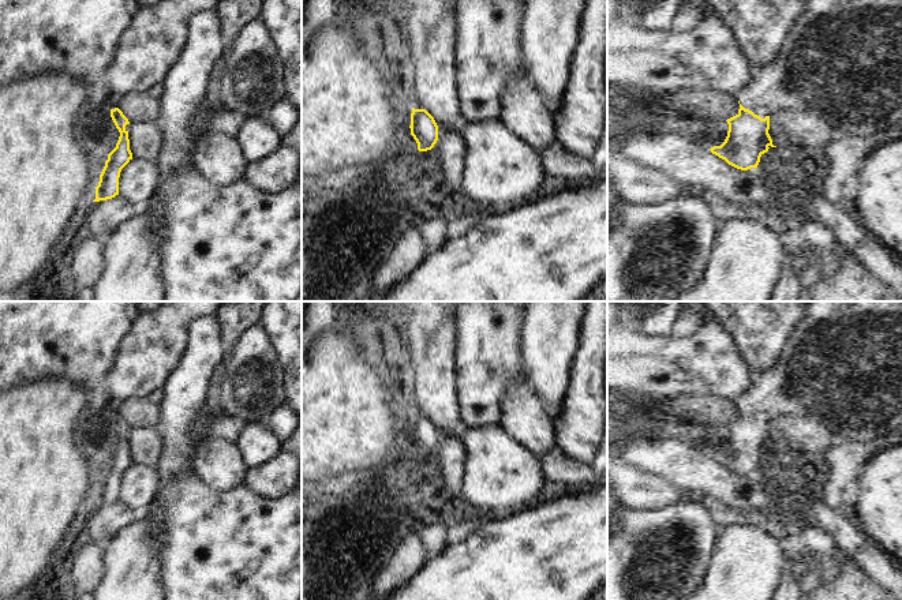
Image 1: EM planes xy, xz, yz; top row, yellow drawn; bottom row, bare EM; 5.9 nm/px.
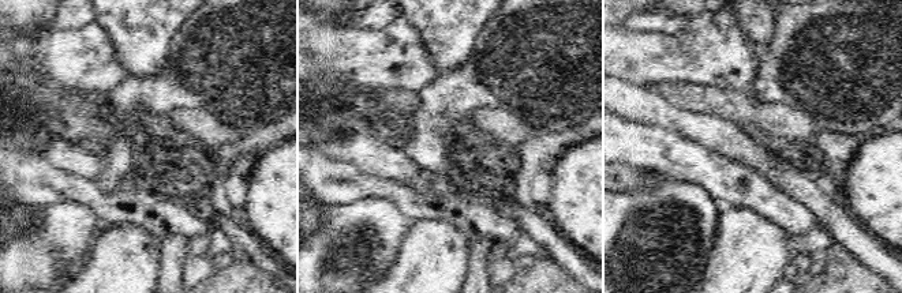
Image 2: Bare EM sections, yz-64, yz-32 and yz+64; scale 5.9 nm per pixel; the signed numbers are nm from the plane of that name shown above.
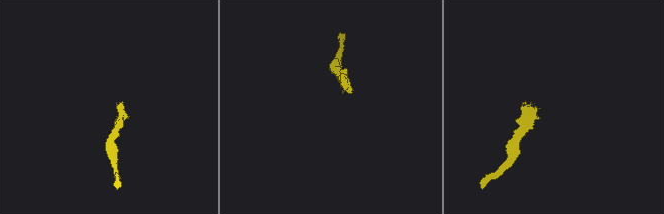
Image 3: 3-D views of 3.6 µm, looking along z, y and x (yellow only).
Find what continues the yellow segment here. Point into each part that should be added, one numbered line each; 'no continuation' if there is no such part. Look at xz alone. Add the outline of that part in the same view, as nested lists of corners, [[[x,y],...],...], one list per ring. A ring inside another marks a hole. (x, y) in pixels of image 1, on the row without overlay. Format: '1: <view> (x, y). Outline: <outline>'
no continuation.

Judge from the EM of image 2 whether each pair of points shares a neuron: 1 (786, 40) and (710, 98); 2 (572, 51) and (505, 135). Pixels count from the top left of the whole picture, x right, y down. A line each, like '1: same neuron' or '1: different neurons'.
1: different neurons
2: different neurons

